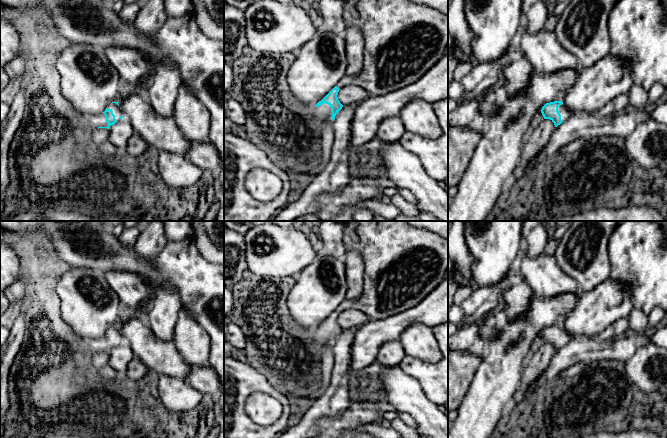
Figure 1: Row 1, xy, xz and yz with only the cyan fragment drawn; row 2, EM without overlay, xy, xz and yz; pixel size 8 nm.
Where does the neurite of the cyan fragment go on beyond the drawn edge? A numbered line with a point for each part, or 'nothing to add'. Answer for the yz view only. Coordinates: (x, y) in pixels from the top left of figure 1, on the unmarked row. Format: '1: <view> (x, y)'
1: yz (565, 337)
2: yz (538, 341)

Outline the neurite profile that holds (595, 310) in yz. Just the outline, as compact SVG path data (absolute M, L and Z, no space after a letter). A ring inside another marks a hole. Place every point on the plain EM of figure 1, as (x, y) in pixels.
M608 278L589 292L580 292L579 300L574 309L568 314L563 327L573 338L595 339L609 325L620 318L627 318L632 310L631 291L623 283Z

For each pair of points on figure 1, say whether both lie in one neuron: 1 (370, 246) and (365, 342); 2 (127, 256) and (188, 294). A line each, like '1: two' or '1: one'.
1: two
2: one

